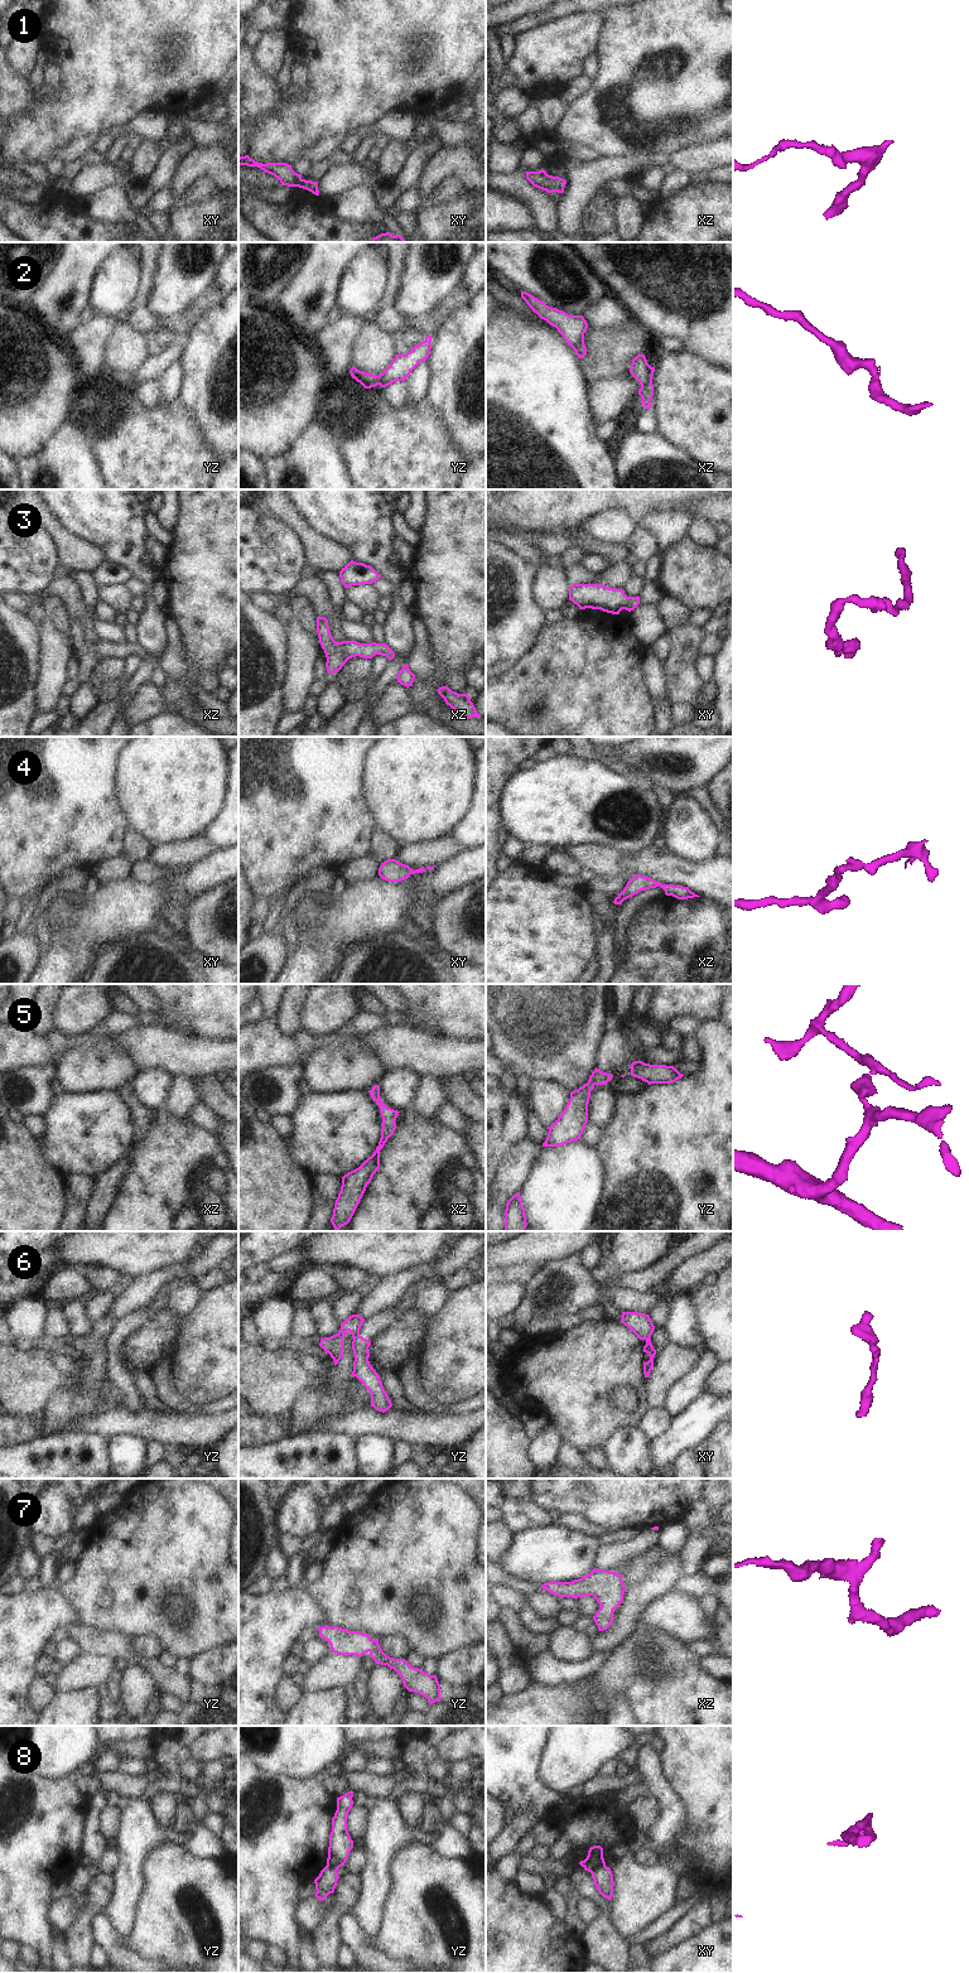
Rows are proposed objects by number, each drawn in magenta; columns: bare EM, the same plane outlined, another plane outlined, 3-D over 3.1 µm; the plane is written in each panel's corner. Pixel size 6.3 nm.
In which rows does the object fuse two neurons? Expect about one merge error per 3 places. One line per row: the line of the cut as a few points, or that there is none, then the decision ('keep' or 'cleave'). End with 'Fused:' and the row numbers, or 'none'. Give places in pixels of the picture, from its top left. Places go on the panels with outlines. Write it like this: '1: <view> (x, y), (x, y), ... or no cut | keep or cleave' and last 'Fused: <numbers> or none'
1: no cut | keep
2: no cut | keep
3: no cut | keep
4: no cut | keep
5: no cut | keep
6: yz (358, 1335), (353, 1339) | cleave
7: no cut | keep
8: xy (604, 1863), (591, 1872) | cleave
Fused: 6, 8

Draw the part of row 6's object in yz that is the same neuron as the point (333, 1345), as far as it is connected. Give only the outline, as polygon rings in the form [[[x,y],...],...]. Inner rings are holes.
[[[360,1314],[349,1316],[344,1322],[342,1322],[339,1331],[331,1336],[320,1338],[319,1346],[331,1355],[334,1365],[343,1357],[343,1338],[347,1332],[352,1335],[352,1338],[360,1336],[360,1330],[365,1318]]]

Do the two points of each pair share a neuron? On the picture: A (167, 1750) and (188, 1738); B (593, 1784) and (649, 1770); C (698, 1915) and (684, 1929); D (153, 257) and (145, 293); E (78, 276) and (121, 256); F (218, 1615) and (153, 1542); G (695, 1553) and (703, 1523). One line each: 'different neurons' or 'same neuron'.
A: different neurons
B: different neurons
C: same neuron
D: same neuron
E: different neurons
F: same neuron
G: same neuron

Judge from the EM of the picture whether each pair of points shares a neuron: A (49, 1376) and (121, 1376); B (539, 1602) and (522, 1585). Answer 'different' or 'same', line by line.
A: different
B: different

